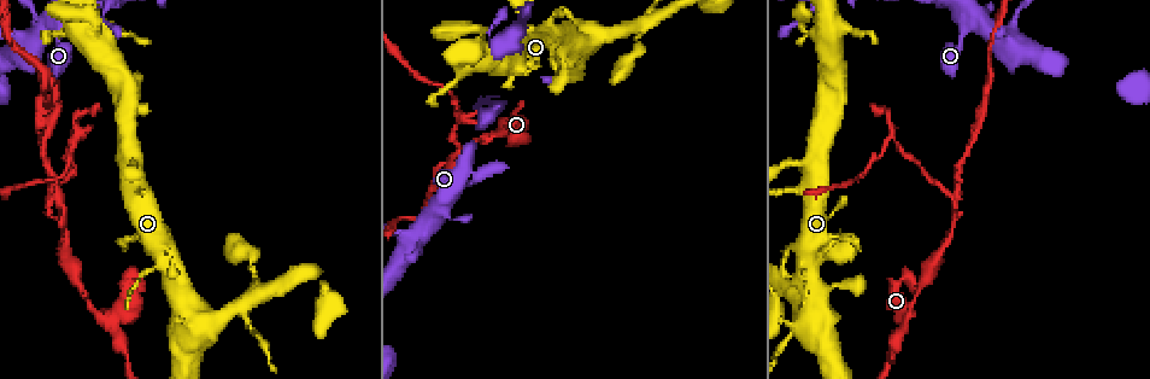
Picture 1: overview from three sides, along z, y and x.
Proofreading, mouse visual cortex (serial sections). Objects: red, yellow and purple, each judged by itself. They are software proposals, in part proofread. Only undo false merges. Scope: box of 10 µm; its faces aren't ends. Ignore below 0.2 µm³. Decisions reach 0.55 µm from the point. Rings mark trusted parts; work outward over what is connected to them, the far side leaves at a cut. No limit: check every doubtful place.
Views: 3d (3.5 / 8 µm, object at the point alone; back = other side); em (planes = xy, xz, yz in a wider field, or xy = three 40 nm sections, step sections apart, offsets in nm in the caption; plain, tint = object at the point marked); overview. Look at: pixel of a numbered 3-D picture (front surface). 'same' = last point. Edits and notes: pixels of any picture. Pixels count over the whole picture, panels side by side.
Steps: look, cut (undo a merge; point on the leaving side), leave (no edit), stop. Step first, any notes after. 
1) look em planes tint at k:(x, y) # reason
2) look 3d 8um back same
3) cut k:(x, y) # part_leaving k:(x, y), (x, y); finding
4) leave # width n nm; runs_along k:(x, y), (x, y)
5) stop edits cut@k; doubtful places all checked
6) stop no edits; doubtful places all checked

look 3d 3.5um at 1:(644, 22) # narrows sharply

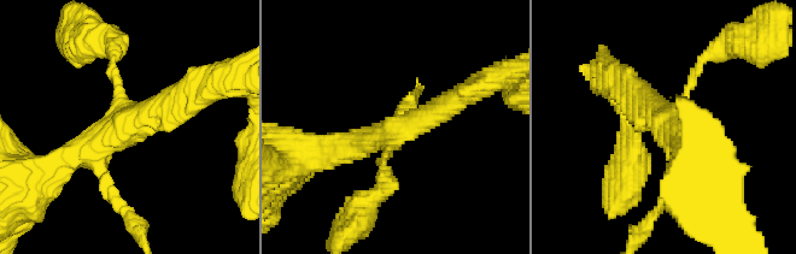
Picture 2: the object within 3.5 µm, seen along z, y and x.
look em xy step 1 tint at 2:(123, 127) # arms 4; arm_widths 100, 150, 350, 350 nm; need the tissue

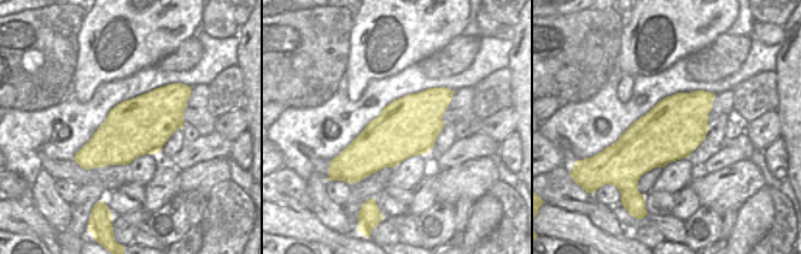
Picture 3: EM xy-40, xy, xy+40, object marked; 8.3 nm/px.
leave # width 500 nm; runs_along 2:(54, 167), (183, 94); one cell here

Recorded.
look 3d 3.5um back at 1:(58, 224)

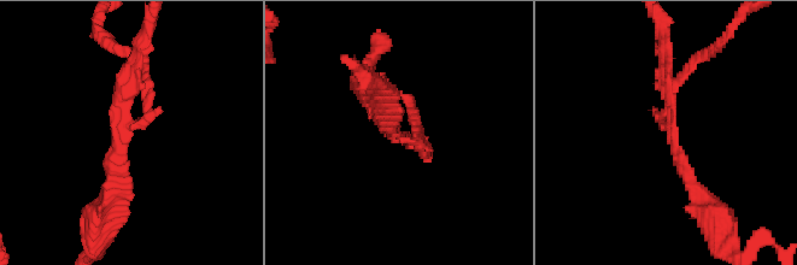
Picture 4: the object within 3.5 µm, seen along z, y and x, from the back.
look em xy step 2 tint at 4:(125, 135) # need the tissue

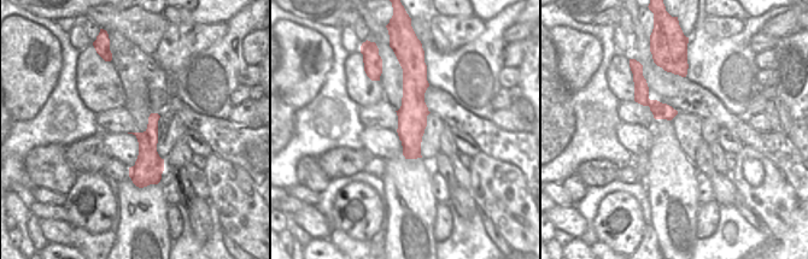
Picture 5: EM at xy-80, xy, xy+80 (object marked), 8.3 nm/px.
leave # width 240 nm; runs_along 4:(704, 204), (670, 137), (664, 59); one cell here

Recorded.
look 3d 3.5um at 1:(459, 123)

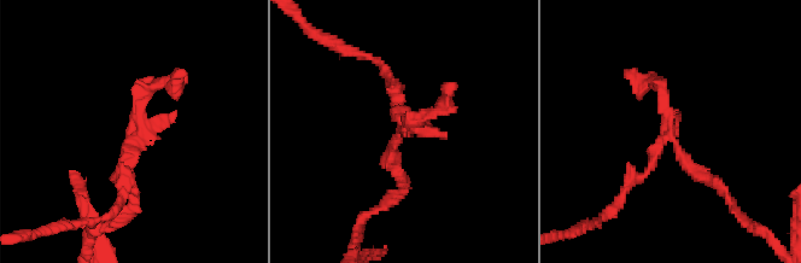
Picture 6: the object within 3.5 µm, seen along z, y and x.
look em xy step 1 tint at 6:(400, 130)

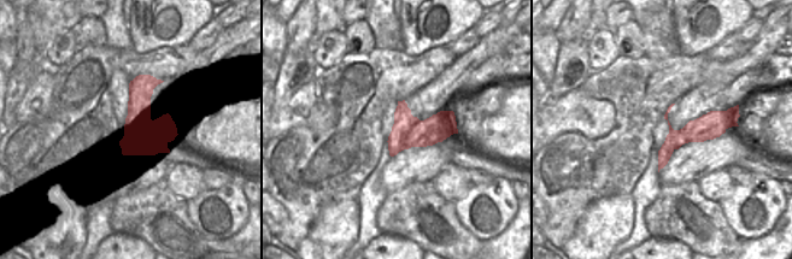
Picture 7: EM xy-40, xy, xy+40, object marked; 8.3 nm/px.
leave # width 260 nm; runs_along 6:(405, 182), (391, 167), (402, 127), (391, 80); continuous, no second cell

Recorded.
stop no edits; doubtful places all checked

